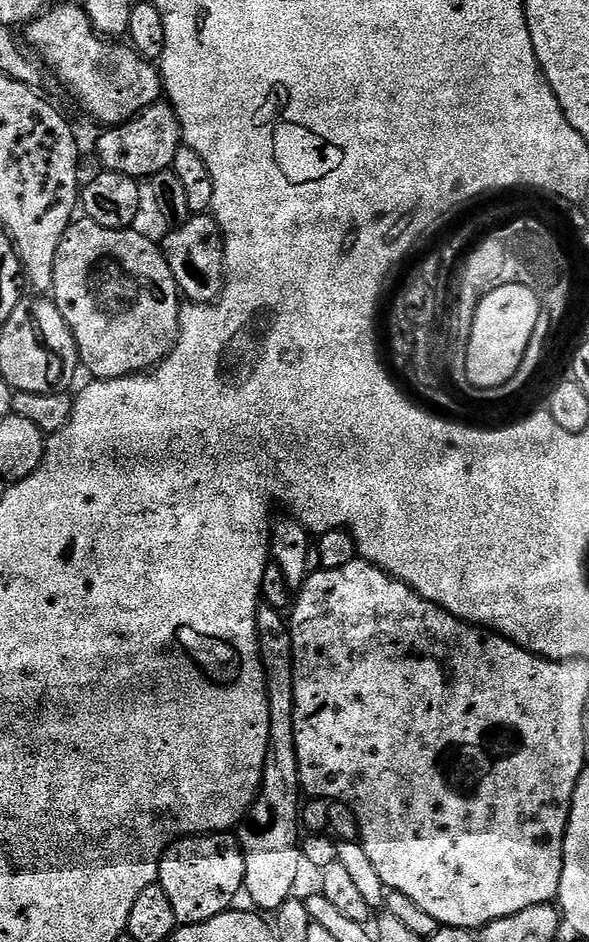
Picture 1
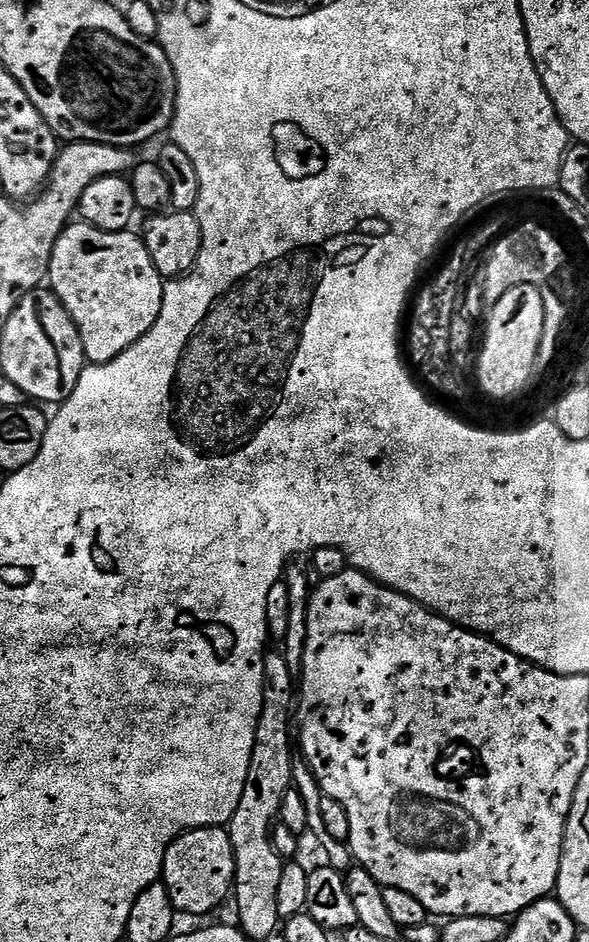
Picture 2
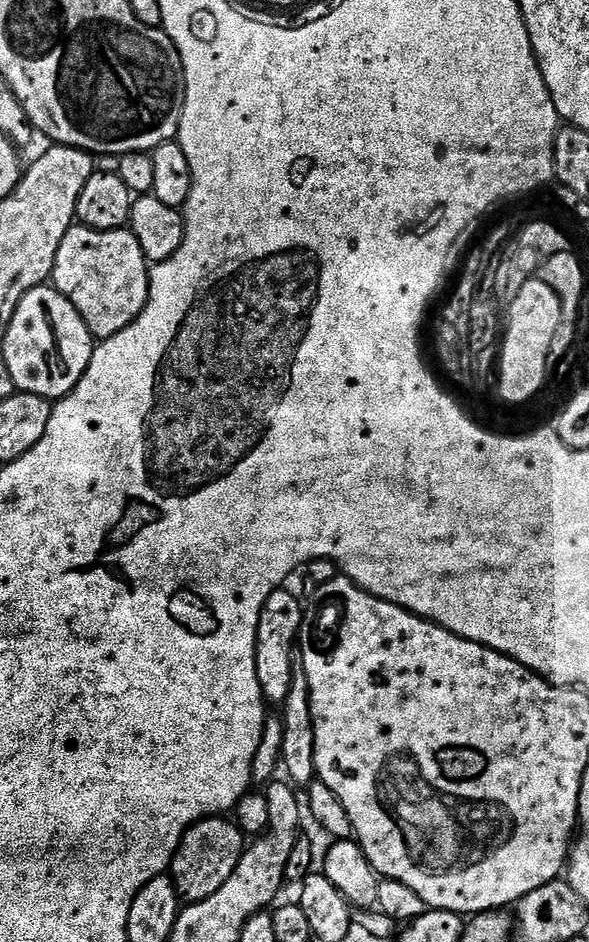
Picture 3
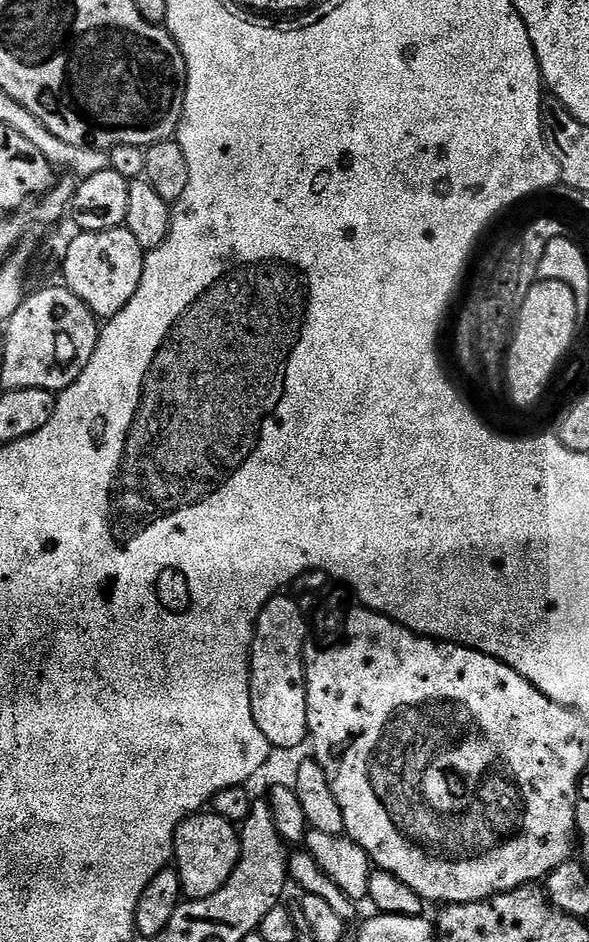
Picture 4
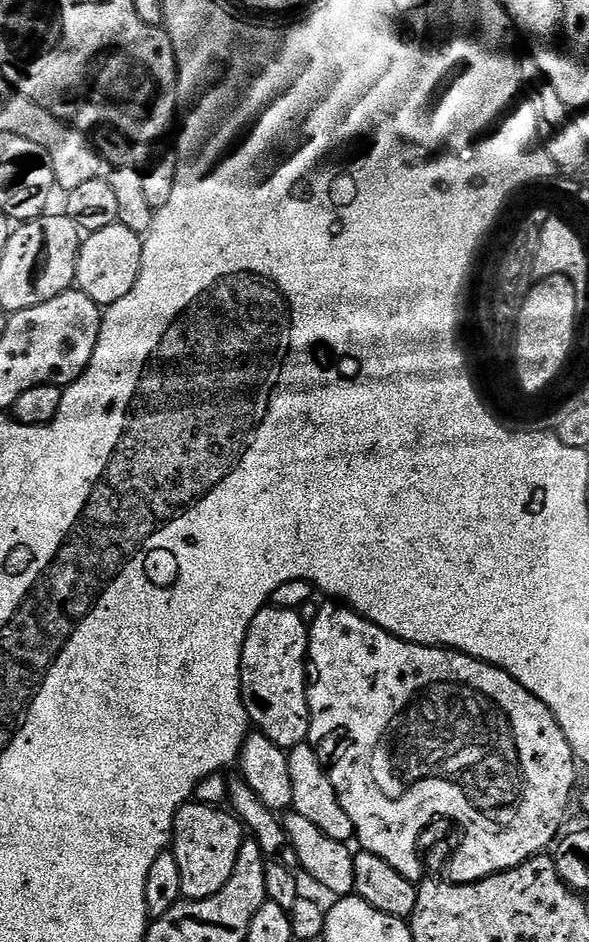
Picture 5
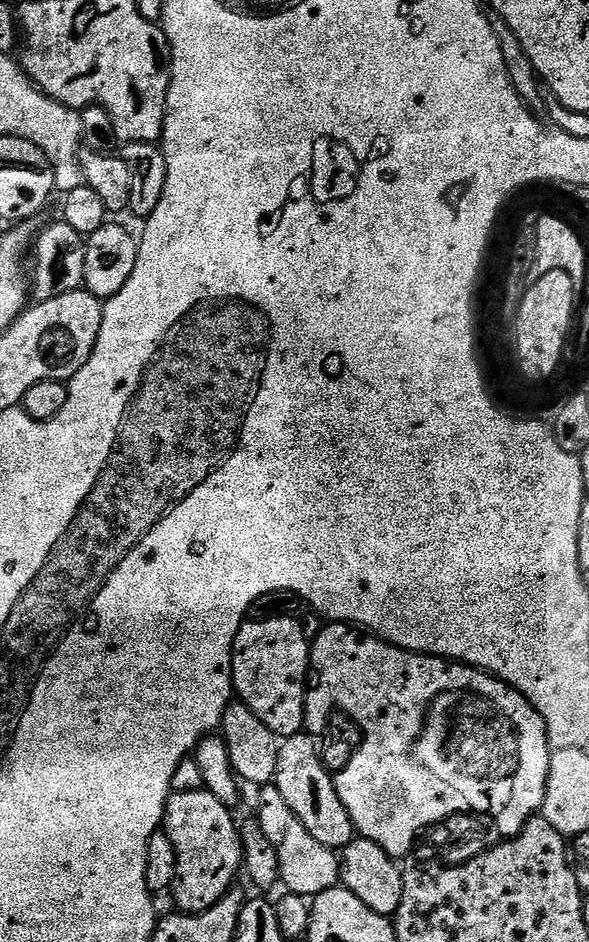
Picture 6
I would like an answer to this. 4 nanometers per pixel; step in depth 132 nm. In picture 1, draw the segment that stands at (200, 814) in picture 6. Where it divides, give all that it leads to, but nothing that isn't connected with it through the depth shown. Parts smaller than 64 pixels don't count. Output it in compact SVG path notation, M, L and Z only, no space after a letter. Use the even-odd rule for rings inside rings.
M214 832L175 840L160 859L158 883L174 906L177 925L201 924L229 911L244 886L244 852L239 839L228 832Z

